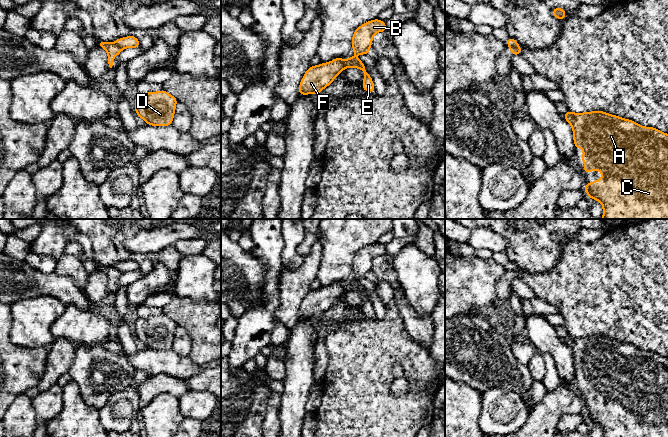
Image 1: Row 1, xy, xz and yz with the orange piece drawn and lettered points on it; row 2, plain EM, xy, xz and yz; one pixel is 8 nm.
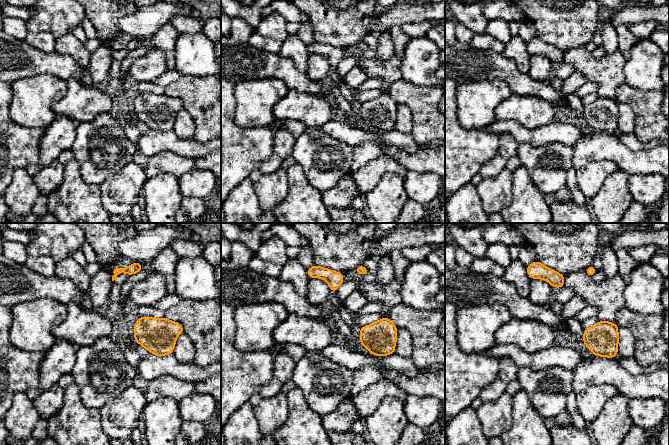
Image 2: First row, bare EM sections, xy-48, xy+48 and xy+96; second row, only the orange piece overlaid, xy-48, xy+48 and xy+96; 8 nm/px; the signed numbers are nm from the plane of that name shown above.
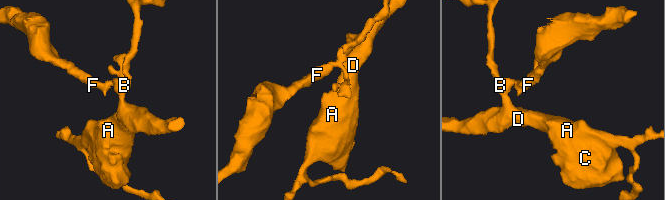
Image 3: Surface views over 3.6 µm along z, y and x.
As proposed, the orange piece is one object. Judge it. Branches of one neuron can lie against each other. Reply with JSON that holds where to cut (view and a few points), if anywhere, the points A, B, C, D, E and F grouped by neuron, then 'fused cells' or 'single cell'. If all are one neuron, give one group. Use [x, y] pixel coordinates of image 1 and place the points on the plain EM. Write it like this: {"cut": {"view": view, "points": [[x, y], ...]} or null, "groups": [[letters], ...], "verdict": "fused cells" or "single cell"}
{"cut": {"view": "xy", "points": [[114, 266], [121, 273]]}, "groups": [["A", "B", "C", "D", "E"], ["F"]], "verdict": "fused cells"}

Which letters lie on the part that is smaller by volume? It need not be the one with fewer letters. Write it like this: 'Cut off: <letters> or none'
Cut off: F

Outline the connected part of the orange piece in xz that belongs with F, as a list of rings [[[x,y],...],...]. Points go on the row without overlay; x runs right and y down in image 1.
[[[341,281],[335,282],[331,286],[310,290],[304,298],[300,309],[299,319],[318,318],[343,295],[343,285]]]

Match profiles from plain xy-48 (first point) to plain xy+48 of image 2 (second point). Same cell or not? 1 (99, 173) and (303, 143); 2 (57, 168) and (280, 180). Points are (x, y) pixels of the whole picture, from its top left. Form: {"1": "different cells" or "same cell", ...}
{"1": "same cell", "2": "same cell"}

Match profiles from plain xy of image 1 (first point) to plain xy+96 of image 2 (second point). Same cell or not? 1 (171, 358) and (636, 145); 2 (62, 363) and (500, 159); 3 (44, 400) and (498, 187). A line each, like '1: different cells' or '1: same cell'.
1: same cell
2: same cell
3: same cell

